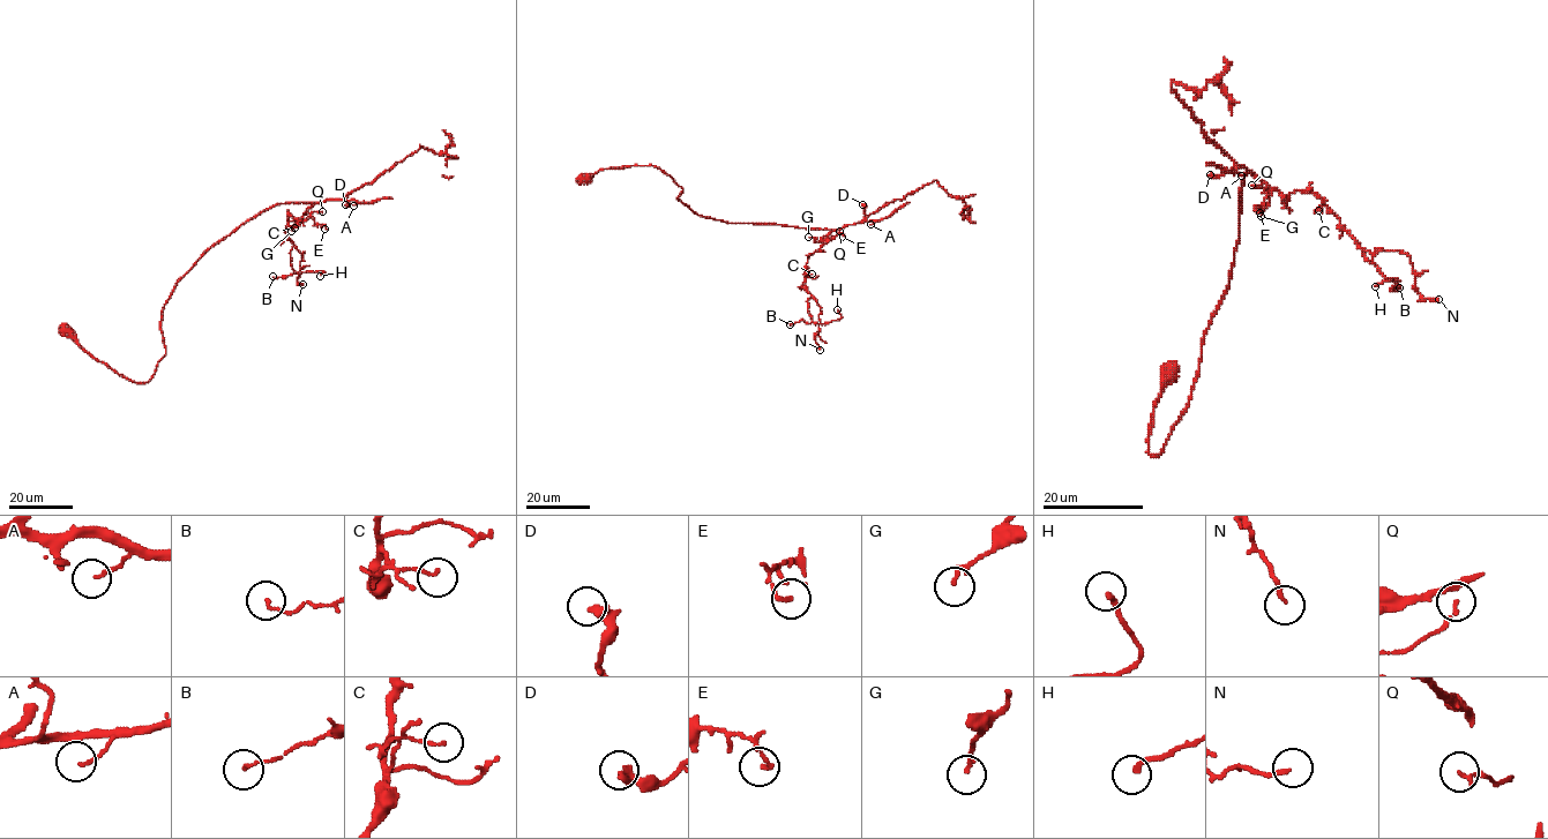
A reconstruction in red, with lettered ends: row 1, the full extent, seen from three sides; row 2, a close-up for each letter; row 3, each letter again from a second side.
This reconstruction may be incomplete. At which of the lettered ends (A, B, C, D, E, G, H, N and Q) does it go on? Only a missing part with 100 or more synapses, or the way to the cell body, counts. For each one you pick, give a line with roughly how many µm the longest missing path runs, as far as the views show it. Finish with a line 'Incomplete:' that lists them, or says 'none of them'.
Incomplete: none of them

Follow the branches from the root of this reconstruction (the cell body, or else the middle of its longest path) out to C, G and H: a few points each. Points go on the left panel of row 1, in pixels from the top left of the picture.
C: (65, 331), (147, 382), (177, 282), (246, 222), (312, 202), (289, 216), (294, 227)
G: (65, 331), (147, 382), (165, 354), (159, 322), (177, 282), (246, 222), (312, 202), (291, 231)
H: (65, 331), (147, 382), (177, 282), (279, 203), (312, 203), (285, 232), (291, 268), (320, 276)

